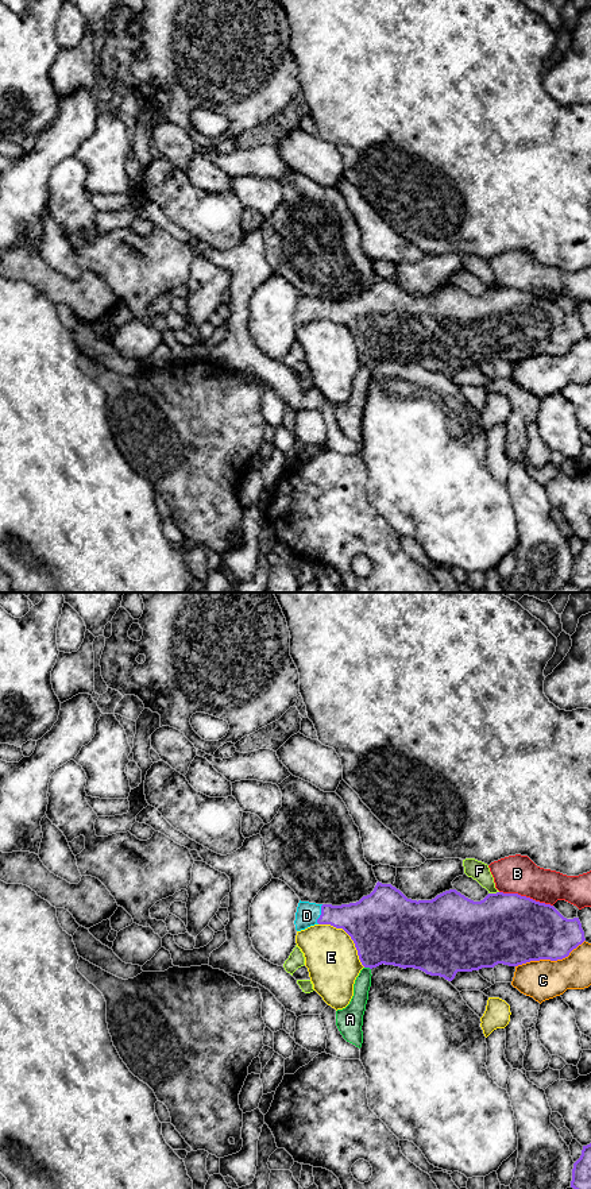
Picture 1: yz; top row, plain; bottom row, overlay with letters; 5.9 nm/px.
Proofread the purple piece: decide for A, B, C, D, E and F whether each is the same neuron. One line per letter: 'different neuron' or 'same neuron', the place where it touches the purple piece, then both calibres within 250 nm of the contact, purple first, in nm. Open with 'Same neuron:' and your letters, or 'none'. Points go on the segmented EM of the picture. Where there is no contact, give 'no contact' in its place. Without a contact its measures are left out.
Same neuron: D
A: different neuron; meets purple in yz at (367, 966); 400 nm thick on the purple side, 110 nm on the other
B: different neuron; meets purple in yz at (525, 896); 420 nm thick on the purple side, 220 nm on the other
C: different neuron; meets purple in yz at (549, 958); 400 nm thick on the purple side, 240 nm on the other
D: same neuron; meets purple in yz at (321, 914); 240 nm thick on the purple side, 140 nm on the other
E: different neuron; meets purple in yz at (350, 935); 420 nm thick on the purple side, 320 nm on the other
F: different neuron; meets purple in yz at (493, 894); 420 nm thick on the purple side, 120 nm on the other

